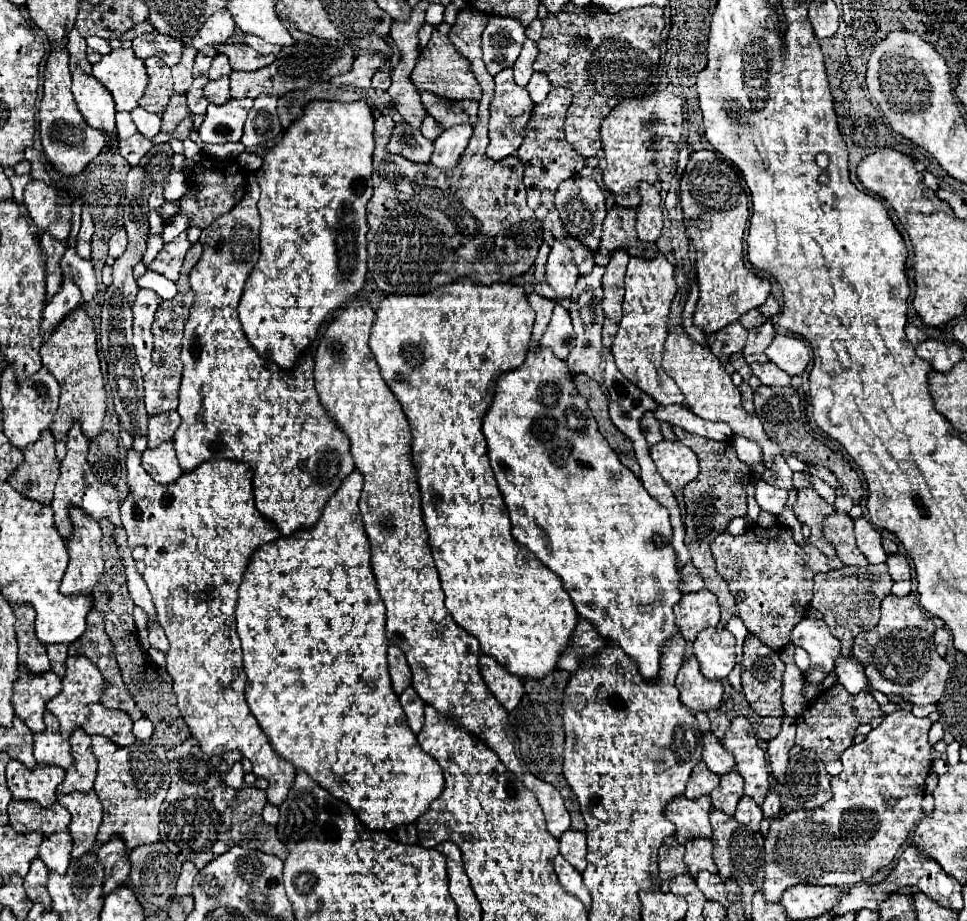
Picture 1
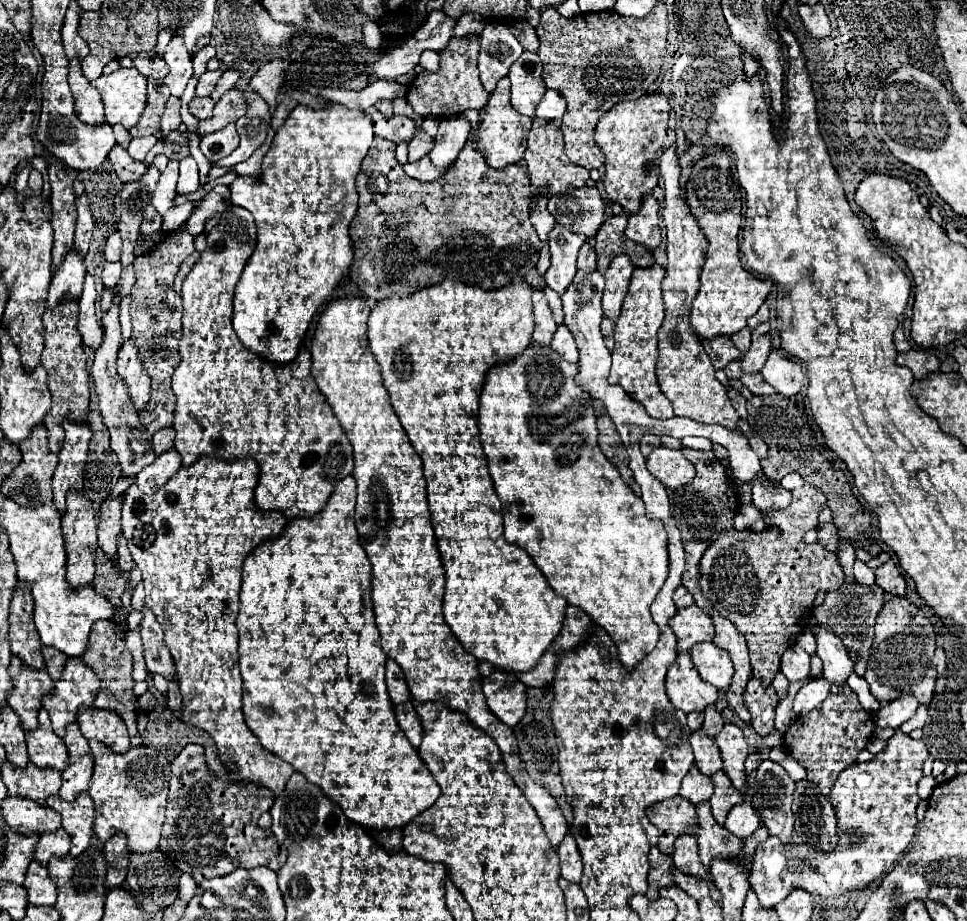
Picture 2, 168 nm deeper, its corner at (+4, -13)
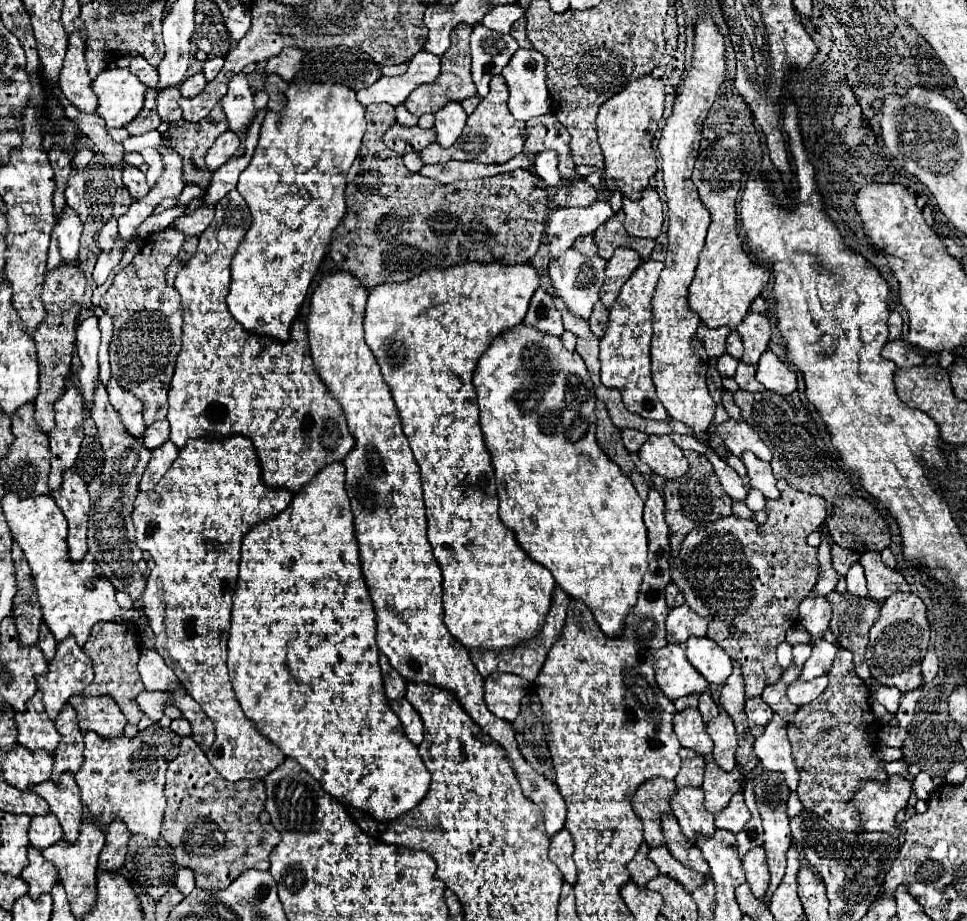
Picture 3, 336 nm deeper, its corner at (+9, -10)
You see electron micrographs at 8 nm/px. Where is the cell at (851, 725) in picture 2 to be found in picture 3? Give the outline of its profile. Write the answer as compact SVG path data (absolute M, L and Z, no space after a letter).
M839 647L827 675L827 691L813 703L799 707L795 721L789 723L789 741L801 775L797 795L805 809L817 813L837 831L861 833L861 815L851 805L857 787L865 779L877 779L877 783L885 783L889 779L881 767L881 759L877 757L879 721L869 705L869 687L853 669L851 651Z

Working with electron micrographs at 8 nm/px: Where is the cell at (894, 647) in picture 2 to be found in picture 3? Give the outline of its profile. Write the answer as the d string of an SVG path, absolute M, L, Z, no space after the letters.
M893 593L885 599L879 619L869 631L867 645L867 665L871 677L883 685L897 687L901 693L917 689L923 683L921 677L921 659L929 647L929 623L925 613L925 603L915 593Z

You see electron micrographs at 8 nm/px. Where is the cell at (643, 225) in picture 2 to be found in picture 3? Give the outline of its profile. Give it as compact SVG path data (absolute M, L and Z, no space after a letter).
M647 189L639 201L623 199L625 227L633 237L651 237L655 239L661 233L663 225L663 207L655 189Z

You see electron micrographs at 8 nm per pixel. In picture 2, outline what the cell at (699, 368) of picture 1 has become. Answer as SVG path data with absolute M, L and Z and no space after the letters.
M670 146L662 156L658 158L660 166L660 178L664 184L664 210L662 218L666 224L666 250L668 250L668 266L666 266L666 278L662 280L664 290L664 306L666 306L666 318L658 330L658 364L656 364L656 376L660 390L664 396L672 402L676 416L688 416L700 424L720 424L728 430L740 430L738 428L738 412L732 408L730 398L726 394L726 388L716 380L714 366L706 354L706 350L700 344L700 338L690 328L690 308L696 298L696 292L700 288L698 274L702 270L704 254L706 254L706 238L702 230L698 228L698 222L688 212L686 200L680 200L678 190L678 178L680 178L680 164L676 146Z

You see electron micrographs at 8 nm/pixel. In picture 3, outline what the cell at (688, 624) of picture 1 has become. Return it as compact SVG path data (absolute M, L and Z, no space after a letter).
M687 603L673 607L667 617L667 641L685 643L691 635L703 637L707 633L707 623L701 619Z

